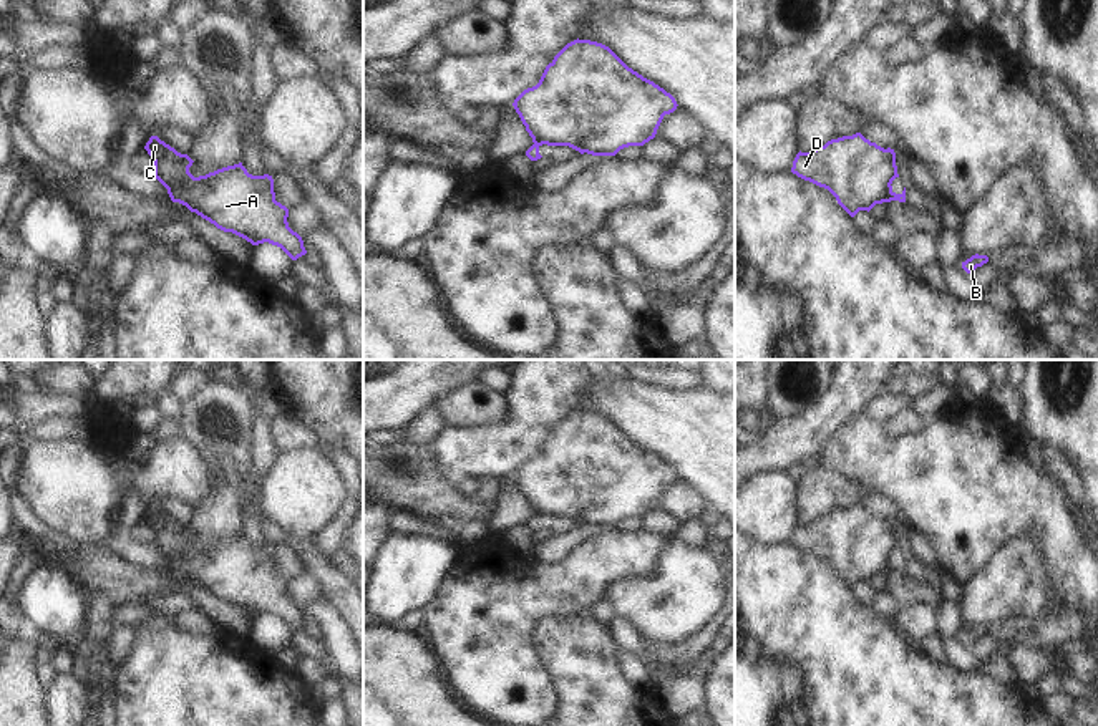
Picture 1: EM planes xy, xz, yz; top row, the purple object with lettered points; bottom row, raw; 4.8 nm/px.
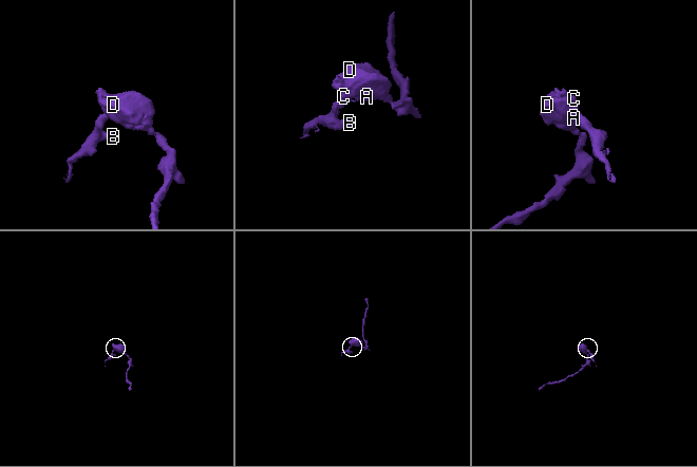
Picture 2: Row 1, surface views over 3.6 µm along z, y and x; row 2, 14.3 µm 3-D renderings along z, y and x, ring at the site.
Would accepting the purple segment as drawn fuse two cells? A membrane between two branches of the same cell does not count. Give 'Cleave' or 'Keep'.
Cleave.

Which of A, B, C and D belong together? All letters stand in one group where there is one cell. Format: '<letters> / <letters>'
A C D / B

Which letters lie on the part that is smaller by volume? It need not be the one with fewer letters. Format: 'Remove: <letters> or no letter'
Remove: B

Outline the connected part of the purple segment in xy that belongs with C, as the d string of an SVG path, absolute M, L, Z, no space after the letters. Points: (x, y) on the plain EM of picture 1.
M158 507L144 520L154 532L154 549L171 560L172 574L252 617L269 613L292 632L307 625L302 608L289 598L289 580L275 572L272 547L252 547L239 534L194 549L189 544L194 532Z

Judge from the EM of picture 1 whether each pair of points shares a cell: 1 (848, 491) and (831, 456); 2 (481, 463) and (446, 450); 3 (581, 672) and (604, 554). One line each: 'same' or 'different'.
1: different
2: same
3: different

